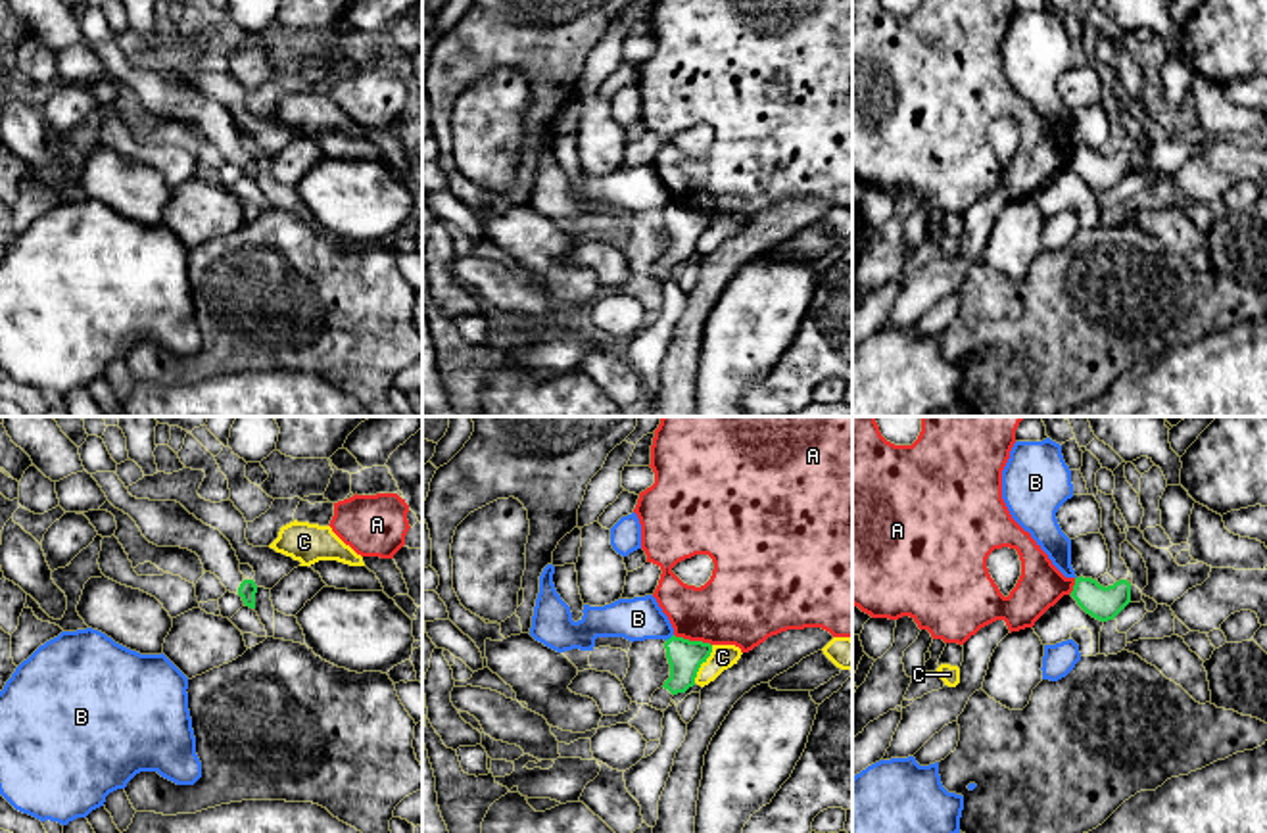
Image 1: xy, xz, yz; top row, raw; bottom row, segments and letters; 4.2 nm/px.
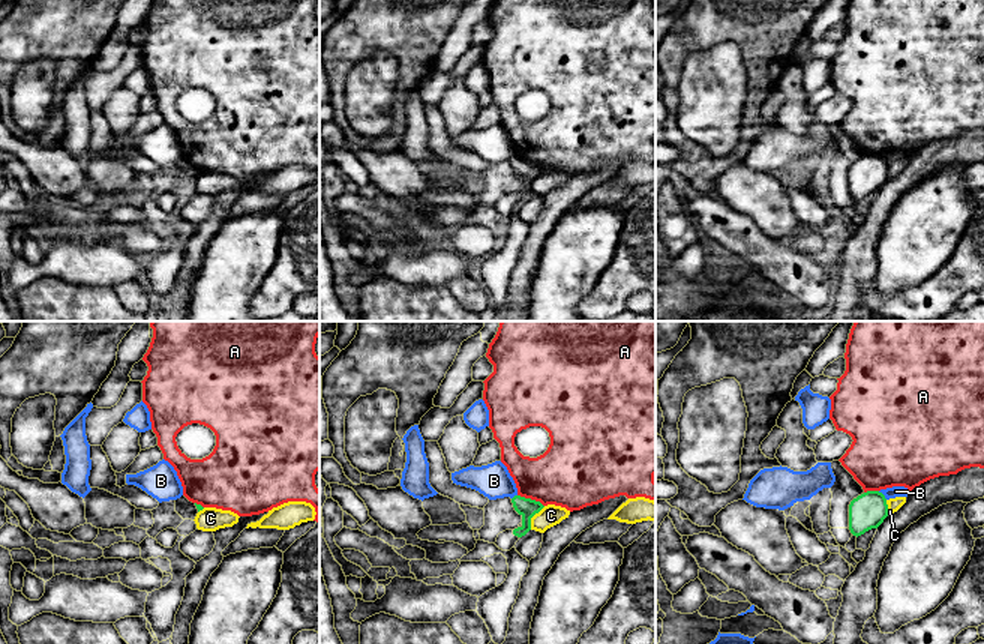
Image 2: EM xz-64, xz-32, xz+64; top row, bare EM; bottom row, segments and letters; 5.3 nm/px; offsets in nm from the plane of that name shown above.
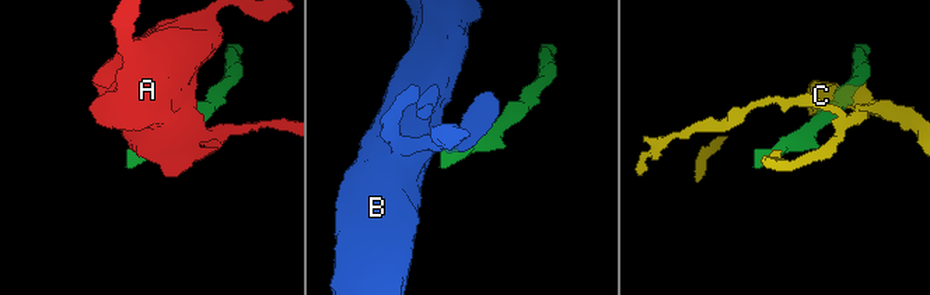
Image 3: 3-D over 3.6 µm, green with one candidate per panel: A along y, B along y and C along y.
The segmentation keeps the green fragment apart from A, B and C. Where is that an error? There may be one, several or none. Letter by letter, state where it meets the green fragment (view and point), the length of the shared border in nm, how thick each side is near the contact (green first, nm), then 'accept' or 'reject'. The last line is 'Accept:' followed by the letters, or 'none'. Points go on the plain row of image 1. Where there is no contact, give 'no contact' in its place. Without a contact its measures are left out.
A: xz (693, 212) | 170 nm | 140/340 nm | reject
B: xz (670, 208) | 50 nm | 140/180 nm | reject
C: xz (701, 233) | 180 nm | 140/110 nm | reject
Accept: none

